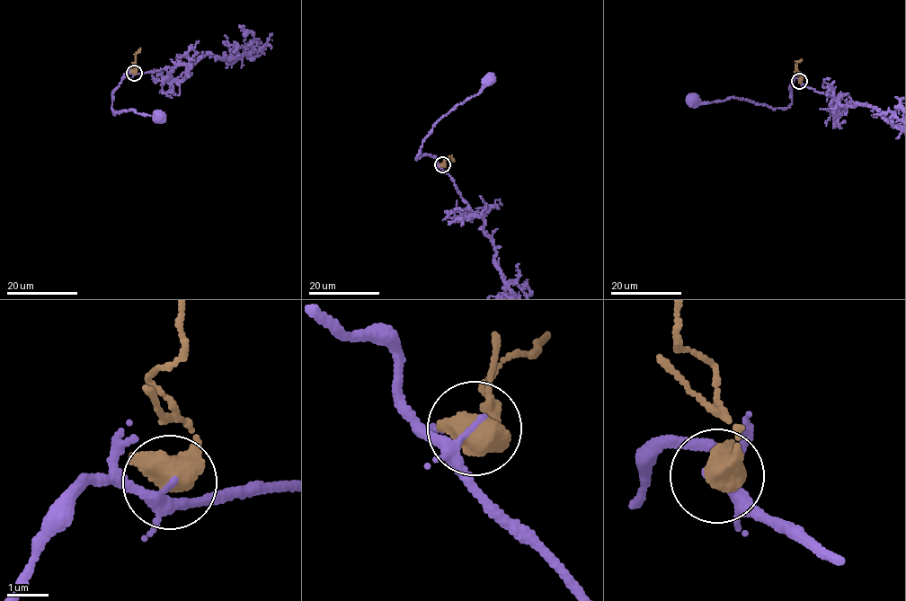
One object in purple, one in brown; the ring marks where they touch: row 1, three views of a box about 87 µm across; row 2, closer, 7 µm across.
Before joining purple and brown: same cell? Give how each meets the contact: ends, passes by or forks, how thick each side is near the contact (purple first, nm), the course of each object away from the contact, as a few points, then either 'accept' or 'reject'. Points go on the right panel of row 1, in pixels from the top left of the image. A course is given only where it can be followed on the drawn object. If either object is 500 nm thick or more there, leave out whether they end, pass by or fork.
calibres 180 and 800 nm; course purple (799, 81), (794, 80), (790, 89), (792, 103), (786, 108), (772, 109), (733, 97), (711, 103), (694, 101); course brown (799, 81), (801, 77), (795, 70), (796, 63), (801, 59); reject

